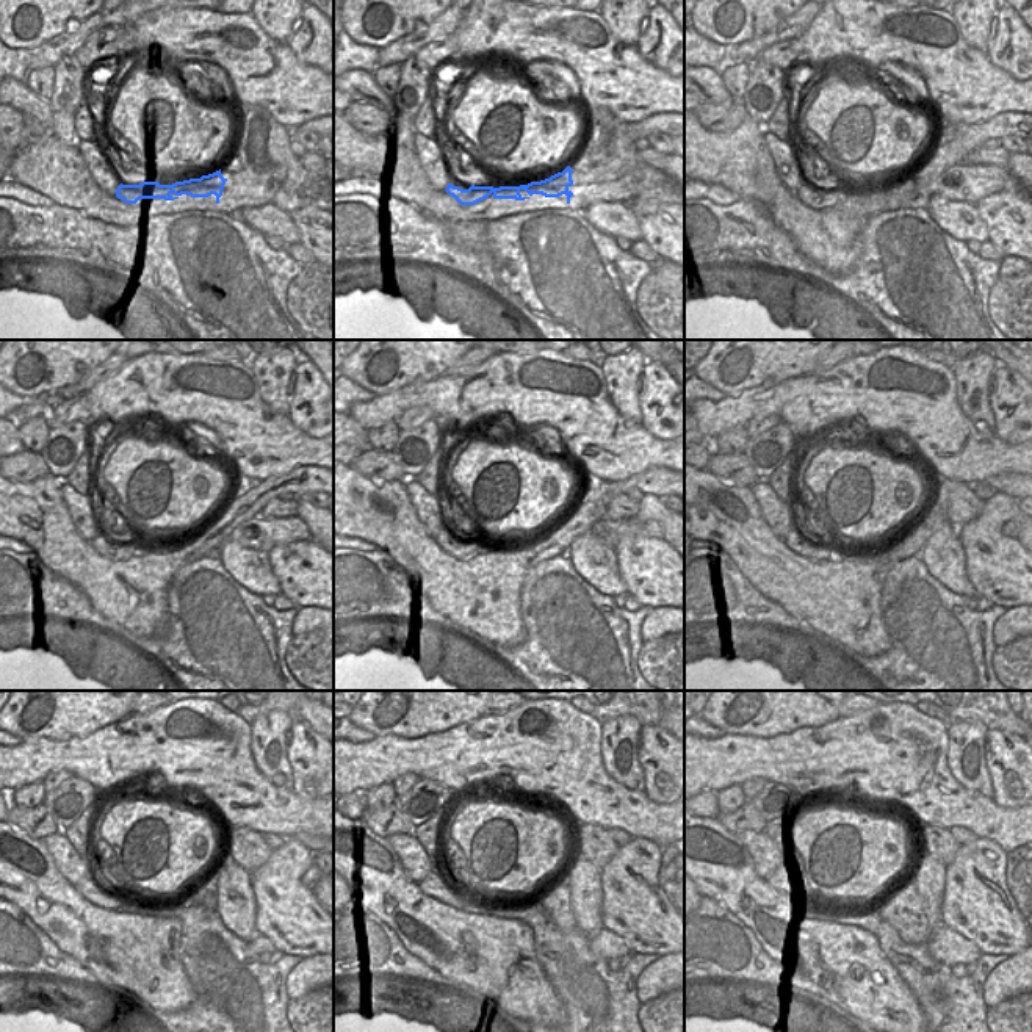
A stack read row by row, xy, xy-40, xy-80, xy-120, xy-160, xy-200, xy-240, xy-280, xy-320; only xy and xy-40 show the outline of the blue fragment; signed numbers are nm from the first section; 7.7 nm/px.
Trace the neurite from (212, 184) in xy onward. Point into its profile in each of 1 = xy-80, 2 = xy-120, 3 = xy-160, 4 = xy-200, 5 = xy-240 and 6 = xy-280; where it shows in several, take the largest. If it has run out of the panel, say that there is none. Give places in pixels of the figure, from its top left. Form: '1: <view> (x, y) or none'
1: xy-80 (816, 198)
2: xy-120 (108, 547)
3: xy-160 (447, 541)
4: xy-200 (796, 541)
5: xy-240 (91, 890)
6: xy-280 (434, 887)

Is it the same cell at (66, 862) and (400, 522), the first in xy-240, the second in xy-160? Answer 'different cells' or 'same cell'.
different cells

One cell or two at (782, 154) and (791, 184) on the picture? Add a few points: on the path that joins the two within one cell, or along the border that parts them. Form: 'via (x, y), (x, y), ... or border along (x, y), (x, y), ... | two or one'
via (785, 162), (791, 176) | one

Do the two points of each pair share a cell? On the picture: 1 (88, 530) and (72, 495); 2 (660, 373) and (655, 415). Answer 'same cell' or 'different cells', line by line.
1: same cell
2: same cell

